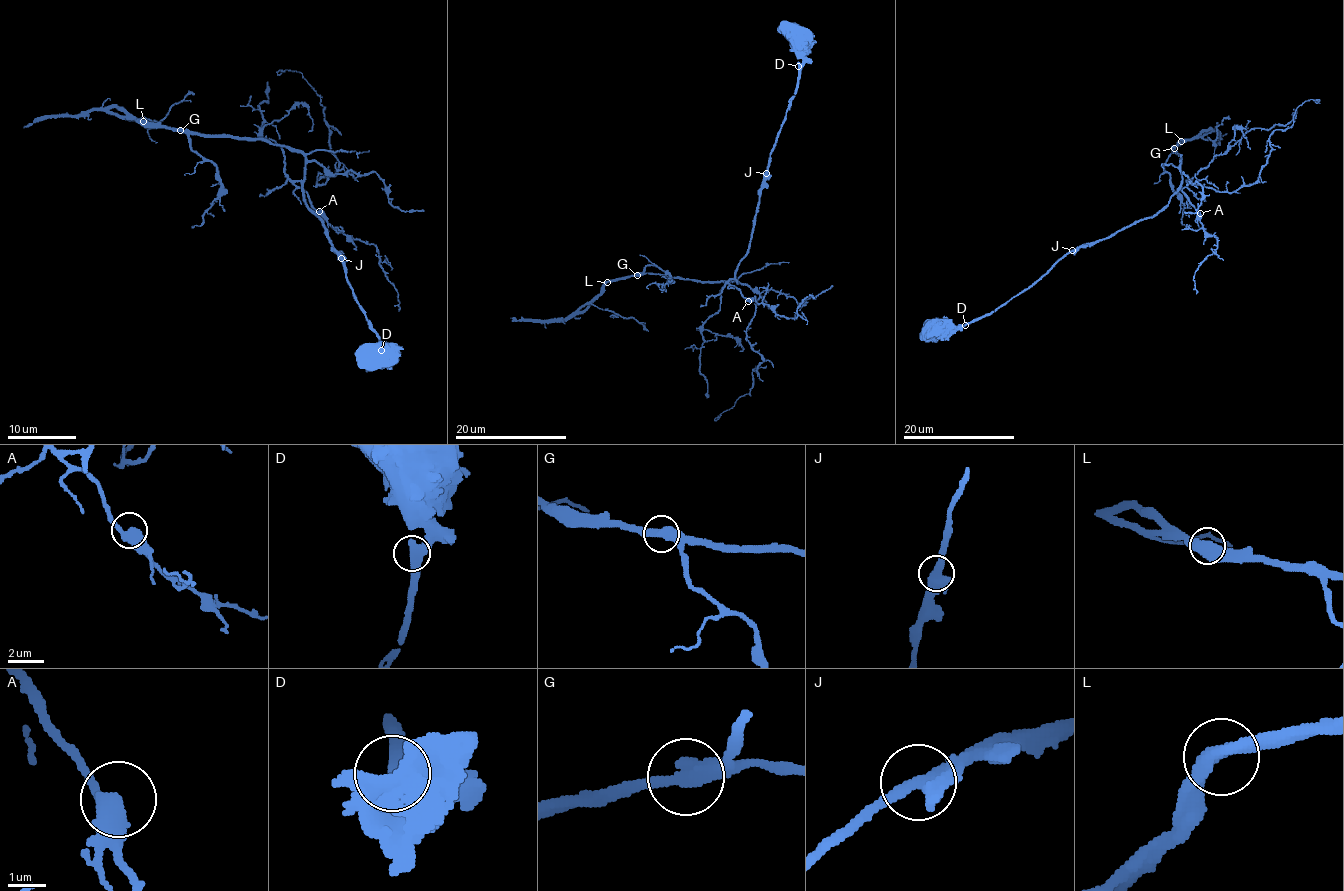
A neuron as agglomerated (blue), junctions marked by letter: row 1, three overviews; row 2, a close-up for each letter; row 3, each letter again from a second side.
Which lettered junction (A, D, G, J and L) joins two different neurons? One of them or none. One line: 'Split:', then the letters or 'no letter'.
Split: no letter

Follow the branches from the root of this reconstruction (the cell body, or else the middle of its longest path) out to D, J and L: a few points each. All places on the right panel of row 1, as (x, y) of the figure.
D: (937, 328), (937, 335), (947, 335), (965, 325)
J: (937, 328), (937, 335), (947, 335), (991, 314), (1034, 285), (1072, 250)
L: (937, 328), (947, 335), (991, 314), (1066, 254), (1154, 217), (1180, 185), (1172, 150), (1182, 140)

